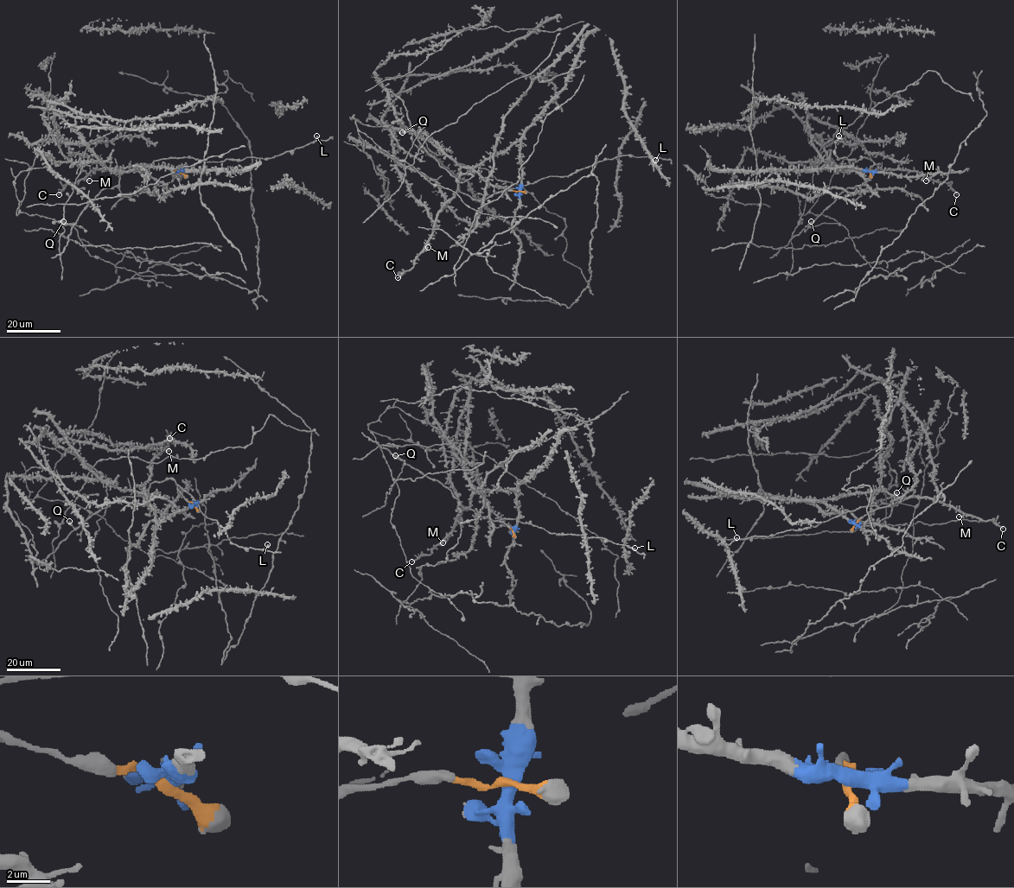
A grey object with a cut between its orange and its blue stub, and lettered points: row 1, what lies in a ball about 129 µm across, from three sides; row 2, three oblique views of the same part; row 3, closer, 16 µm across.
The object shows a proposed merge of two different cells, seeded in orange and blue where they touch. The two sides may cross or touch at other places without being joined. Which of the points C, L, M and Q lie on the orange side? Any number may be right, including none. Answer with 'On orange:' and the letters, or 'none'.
On orange: L, Q

